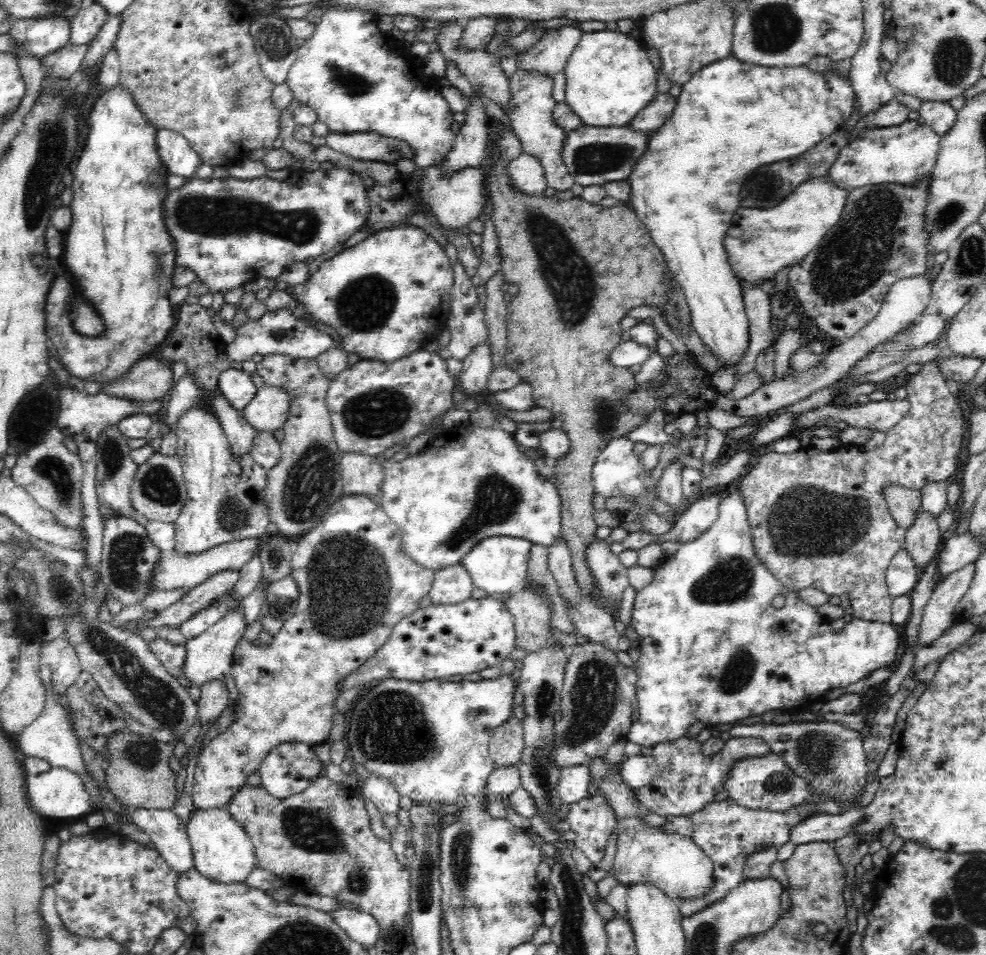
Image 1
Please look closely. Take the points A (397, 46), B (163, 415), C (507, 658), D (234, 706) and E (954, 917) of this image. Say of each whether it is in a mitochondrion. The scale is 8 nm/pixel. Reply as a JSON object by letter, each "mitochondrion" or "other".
{"A":"other","B":"other","C":"other","D":"other","E":"mitochondrion"}

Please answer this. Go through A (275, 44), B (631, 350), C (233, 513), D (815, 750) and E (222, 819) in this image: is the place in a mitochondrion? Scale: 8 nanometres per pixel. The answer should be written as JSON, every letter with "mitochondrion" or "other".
{"A":"mitochondrion","B":"other","C":"mitochondrion","D":"mitochondrion","E":"other"}

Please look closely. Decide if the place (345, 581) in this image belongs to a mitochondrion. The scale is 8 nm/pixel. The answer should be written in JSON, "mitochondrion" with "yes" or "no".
{"mitochondrion":"yes"}

